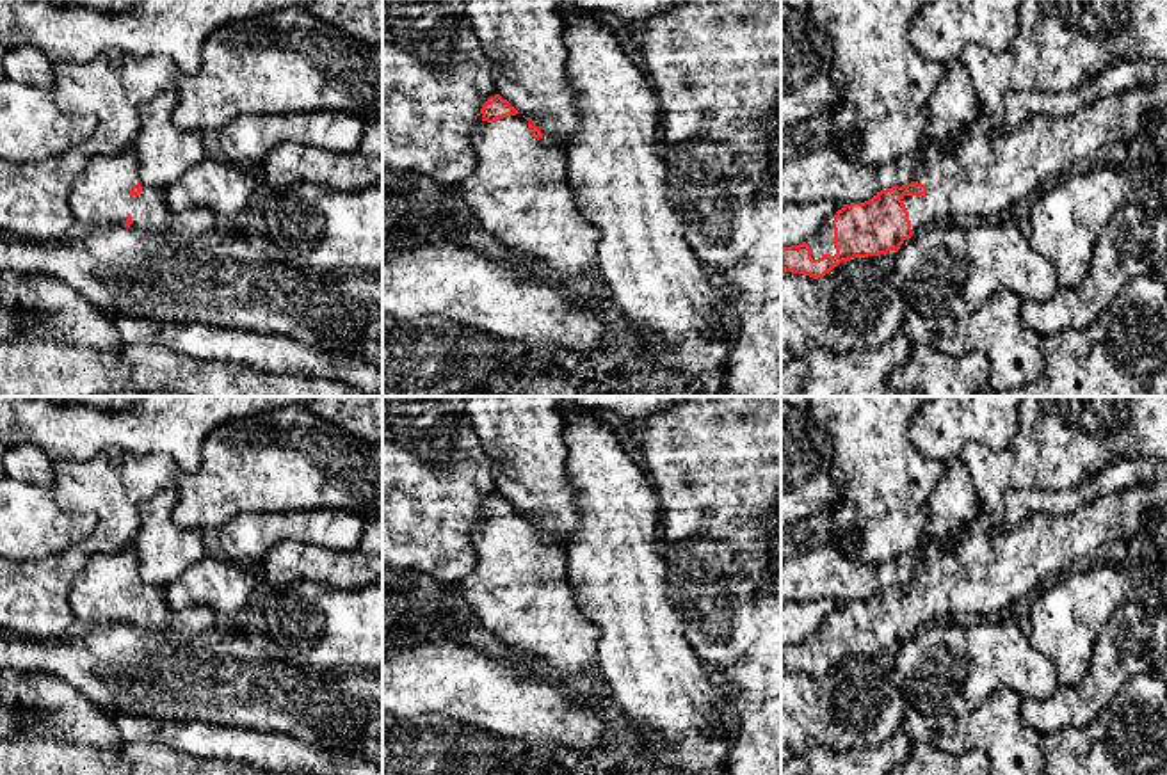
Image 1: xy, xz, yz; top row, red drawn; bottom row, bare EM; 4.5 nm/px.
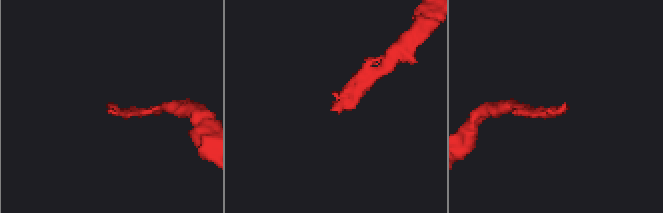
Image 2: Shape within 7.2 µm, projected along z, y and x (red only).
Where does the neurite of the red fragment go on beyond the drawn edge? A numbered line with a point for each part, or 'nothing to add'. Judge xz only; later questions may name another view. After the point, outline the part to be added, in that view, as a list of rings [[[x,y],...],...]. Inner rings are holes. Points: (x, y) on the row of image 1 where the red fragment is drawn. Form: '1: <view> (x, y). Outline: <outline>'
1: xz (520, 192). Outline: [[[521,114],[495,123],[482,121],[471,142],[475,169],[455,192],[459,204],[471,212],[473,222],[493,235],[511,258],[539,261],[555,270],[560,281],[598,265],[600,229],[584,217],[576,190],[569,183],[564,148],[535,140]]]

